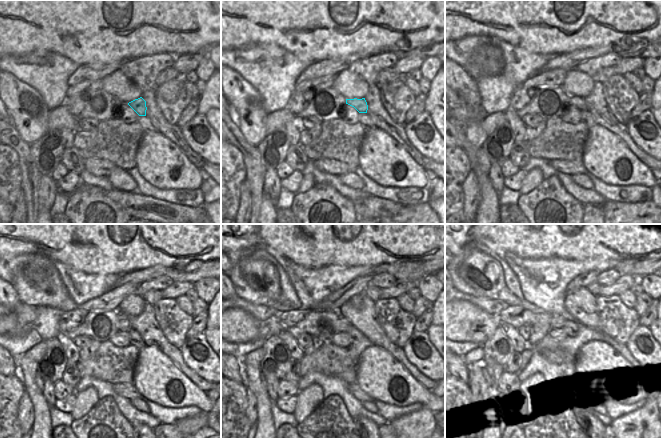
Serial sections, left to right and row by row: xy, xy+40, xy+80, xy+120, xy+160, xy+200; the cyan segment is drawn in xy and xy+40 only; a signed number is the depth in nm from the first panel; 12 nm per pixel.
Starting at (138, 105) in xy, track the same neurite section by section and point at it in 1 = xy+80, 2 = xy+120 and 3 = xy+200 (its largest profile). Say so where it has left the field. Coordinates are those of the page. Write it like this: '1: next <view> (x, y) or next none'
1: next xy+80 (579, 102)
2: next xy+120 (123, 325)
3: next xy+200 (557, 324)

